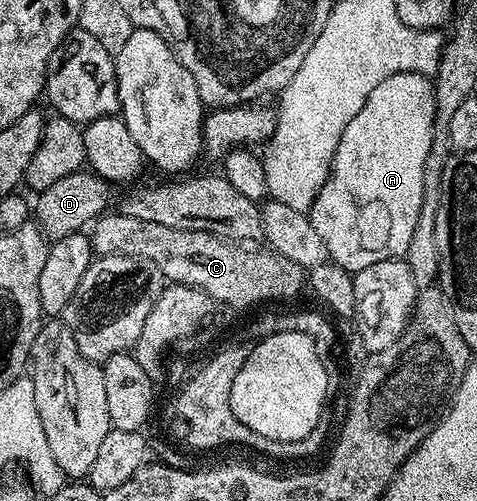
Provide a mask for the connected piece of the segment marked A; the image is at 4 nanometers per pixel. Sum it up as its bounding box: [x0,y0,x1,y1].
[310,74,434,272]

